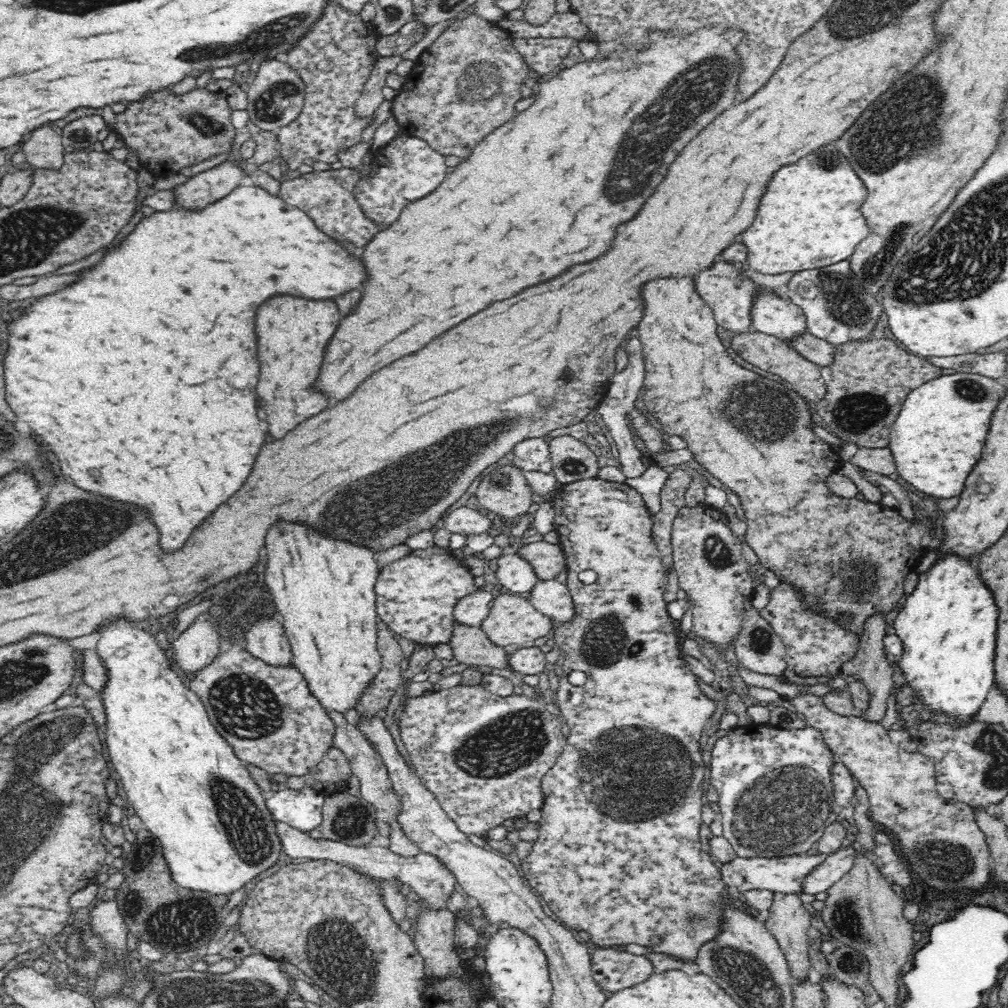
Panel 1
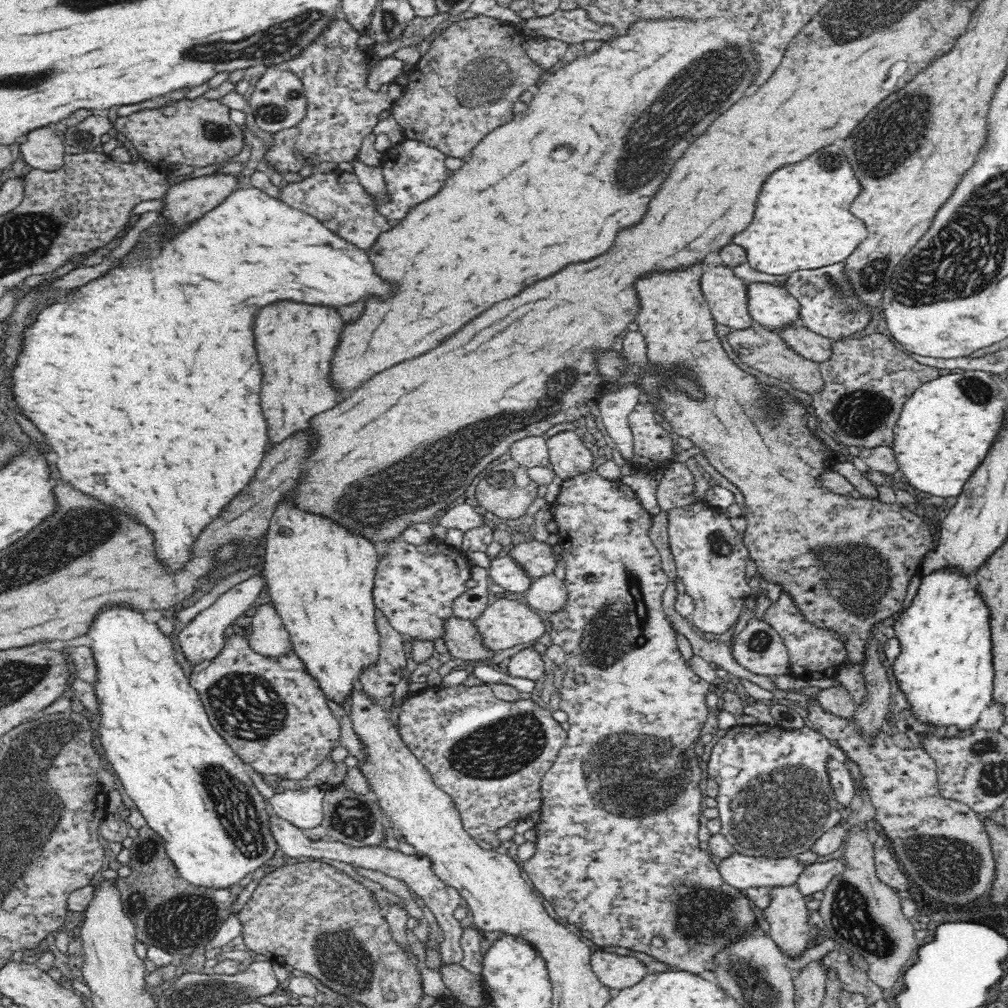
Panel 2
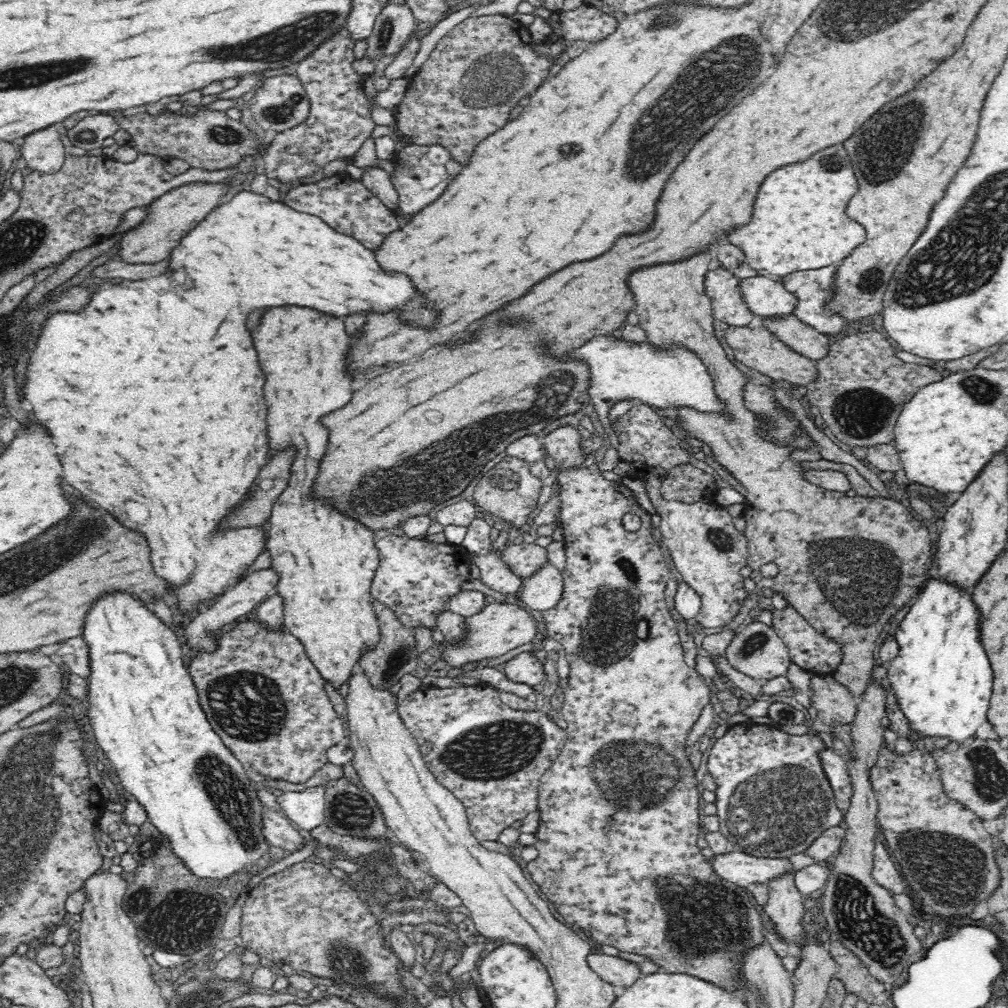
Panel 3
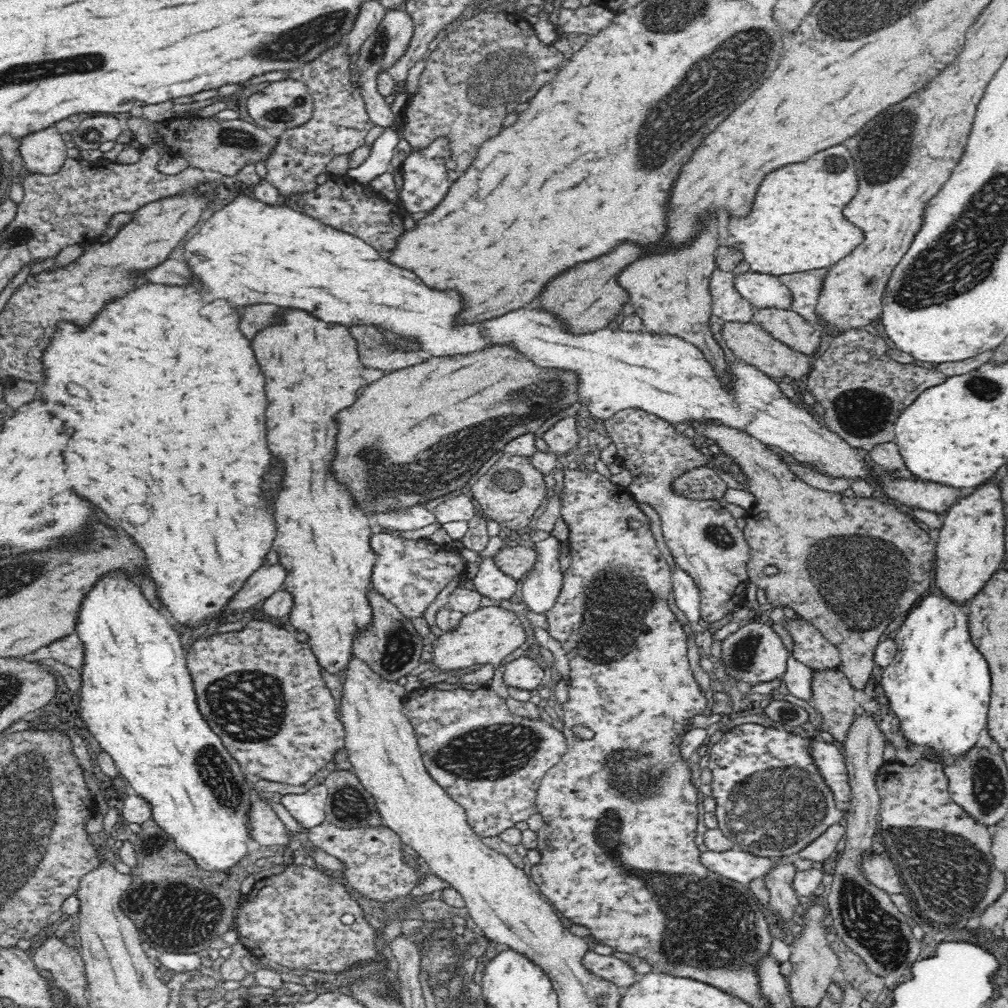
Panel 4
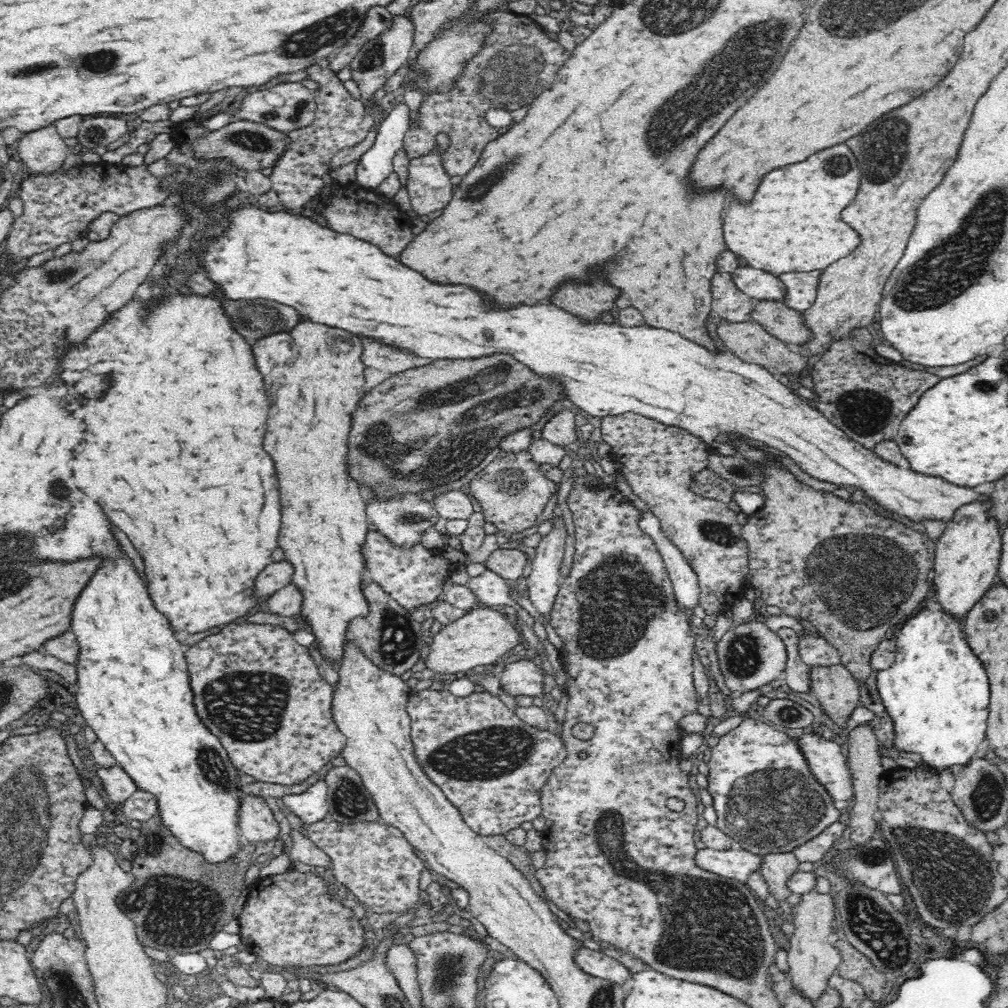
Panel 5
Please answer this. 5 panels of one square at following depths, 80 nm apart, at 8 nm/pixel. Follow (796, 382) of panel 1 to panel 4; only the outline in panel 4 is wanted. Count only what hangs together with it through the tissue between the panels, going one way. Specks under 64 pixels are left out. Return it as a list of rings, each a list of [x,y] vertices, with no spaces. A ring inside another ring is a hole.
[[[724,322],[722,338],[737,359],[756,365],[758,369],[770,376],[780,378],[788,376],[792,379],[800,379],[803,376],[807,376],[811,370],[811,356],[790,348],[787,344],[774,338],[760,325],[754,324],[754,322],[742,322],[742,324]]]

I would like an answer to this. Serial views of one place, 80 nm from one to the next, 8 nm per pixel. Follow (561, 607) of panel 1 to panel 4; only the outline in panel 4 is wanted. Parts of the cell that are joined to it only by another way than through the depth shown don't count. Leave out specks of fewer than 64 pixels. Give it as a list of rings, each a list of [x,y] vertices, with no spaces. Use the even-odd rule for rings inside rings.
[[[550,536],[535,544],[536,558],[522,584],[522,600],[536,614],[545,614],[556,602],[563,583],[560,571],[560,544]]]

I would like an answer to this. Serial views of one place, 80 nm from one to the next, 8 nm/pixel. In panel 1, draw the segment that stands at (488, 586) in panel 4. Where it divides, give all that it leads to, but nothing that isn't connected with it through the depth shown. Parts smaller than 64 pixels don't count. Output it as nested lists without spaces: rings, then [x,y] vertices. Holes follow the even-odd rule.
[[[517,554],[500,556],[497,563],[494,576],[503,588],[513,594],[527,595],[539,579],[533,568]]]

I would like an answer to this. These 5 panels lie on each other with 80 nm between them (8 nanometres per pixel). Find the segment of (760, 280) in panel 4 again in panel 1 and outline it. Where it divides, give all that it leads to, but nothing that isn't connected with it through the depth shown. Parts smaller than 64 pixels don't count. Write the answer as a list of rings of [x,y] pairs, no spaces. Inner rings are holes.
[[[758,288],[751,307],[752,325],[756,331],[778,335],[786,342],[806,332],[806,317],[798,303],[790,298],[782,298],[770,288]]]

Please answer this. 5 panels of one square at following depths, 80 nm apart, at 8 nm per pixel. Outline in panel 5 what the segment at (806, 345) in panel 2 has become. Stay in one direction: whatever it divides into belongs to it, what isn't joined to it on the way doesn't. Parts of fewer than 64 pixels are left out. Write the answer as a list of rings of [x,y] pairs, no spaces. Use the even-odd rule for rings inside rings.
[[[758,300],[752,309],[751,321],[760,324],[768,333],[785,343],[798,344],[810,338],[810,329],[804,325],[802,314],[797,310],[788,308],[783,301]]]

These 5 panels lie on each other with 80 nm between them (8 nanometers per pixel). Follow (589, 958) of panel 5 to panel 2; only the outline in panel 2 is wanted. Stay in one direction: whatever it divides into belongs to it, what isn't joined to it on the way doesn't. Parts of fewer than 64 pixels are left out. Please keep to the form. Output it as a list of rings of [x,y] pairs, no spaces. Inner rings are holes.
[[[600,950],[591,954],[590,964],[598,979],[614,989],[628,988],[648,974],[642,957],[634,954],[618,955]]]

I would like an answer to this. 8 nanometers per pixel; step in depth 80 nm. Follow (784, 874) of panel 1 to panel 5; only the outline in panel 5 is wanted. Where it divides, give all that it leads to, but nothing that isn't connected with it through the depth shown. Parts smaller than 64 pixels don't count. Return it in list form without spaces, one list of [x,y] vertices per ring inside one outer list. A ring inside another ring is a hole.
[[[705,847],[696,851],[694,862],[706,873],[745,883],[750,874],[760,871],[761,857],[739,847],[728,850]]]

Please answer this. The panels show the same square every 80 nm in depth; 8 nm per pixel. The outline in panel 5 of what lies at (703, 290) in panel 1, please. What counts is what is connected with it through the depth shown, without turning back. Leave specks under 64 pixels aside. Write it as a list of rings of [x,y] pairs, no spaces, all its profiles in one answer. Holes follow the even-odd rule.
[[[714,274],[712,295],[712,314],[726,318],[729,322],[751,321],[751,312],[758,300],[741,292],[730,274]]]

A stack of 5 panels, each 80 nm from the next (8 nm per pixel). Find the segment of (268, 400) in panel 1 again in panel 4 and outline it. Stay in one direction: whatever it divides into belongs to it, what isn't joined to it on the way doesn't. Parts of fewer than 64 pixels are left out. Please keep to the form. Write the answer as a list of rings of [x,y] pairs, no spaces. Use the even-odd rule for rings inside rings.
[[[292,310],[284,326],[274,326],[258,333],[252,342],[260,370],[266,376],[266,394],[270,406],[266,412],[268,422],[268,448],[282,464],[282,488],[276,500],[278,536],[274,550],[279,562],[286,567],[288,576],[283,588],[294,595],[292,612],[284,619],[291,630],[308,634],[308,644],[318,664],[332,673],[345,669],[353,650],[353,634],[372,620],[372,609],[366,596],[375,563],[370,548],[370,522],[368,514],[356,504],[350,488],[334,474],[334,460],[338,456],[338,414],[356,402],[356,394],[368,382],[362,378],[364,366],[358,354],[358,342],[344,326],[330,326],[310,318],[306,312]]]

